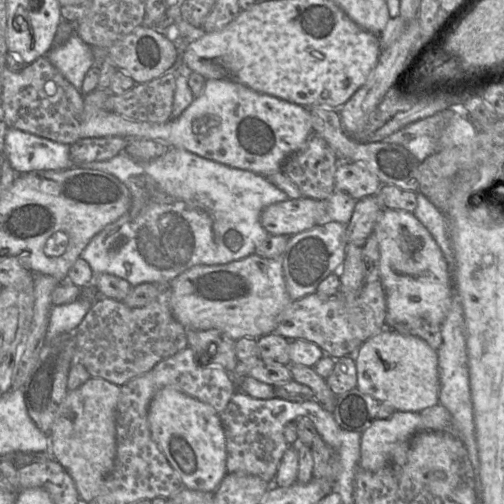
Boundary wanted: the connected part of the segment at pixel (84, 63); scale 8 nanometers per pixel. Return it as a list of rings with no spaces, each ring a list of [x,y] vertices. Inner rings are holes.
[[[75,32],[65,43],[53,47],[45,56],[80,92],[86,73],[96,64],[92,46],[86,44]]]

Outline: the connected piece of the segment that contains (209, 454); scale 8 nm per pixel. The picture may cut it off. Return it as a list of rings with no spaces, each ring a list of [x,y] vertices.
[[[162,388],[150,403],[151,435],[186,488],[214,492],[227,473],[224,429],[213,406],[175,388]]]

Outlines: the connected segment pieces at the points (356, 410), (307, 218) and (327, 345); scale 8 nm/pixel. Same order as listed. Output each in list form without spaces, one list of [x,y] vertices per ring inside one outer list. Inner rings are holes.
[[[355,387],[336,397],[333,414],[342,429],[362,433],[377,418],[379,404]]]
[[[302,196],[266,206],[260,223],[270,235],[292,236],[328,222],[326,201]]]
[[[380,279],[366,281],[359,296],[350,303],[346,303],[339,293],[330,298],[313,293],[290,301],[279,314],[273,332],[288,340],[310,341],[336,360],[346,355],[354,356],[368,338],[386,328],[386,312],[386,297]]]

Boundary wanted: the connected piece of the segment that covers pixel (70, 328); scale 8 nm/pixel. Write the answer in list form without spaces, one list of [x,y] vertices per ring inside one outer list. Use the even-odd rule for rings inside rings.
[[[80,297],[74,302],[61,304],[61,306],[53,308],[51,322],[48,327],[49,336],[47,337],[47,341],[50,341],[61,333],[74,333],[92,304],[93,302],[90,299]]]

